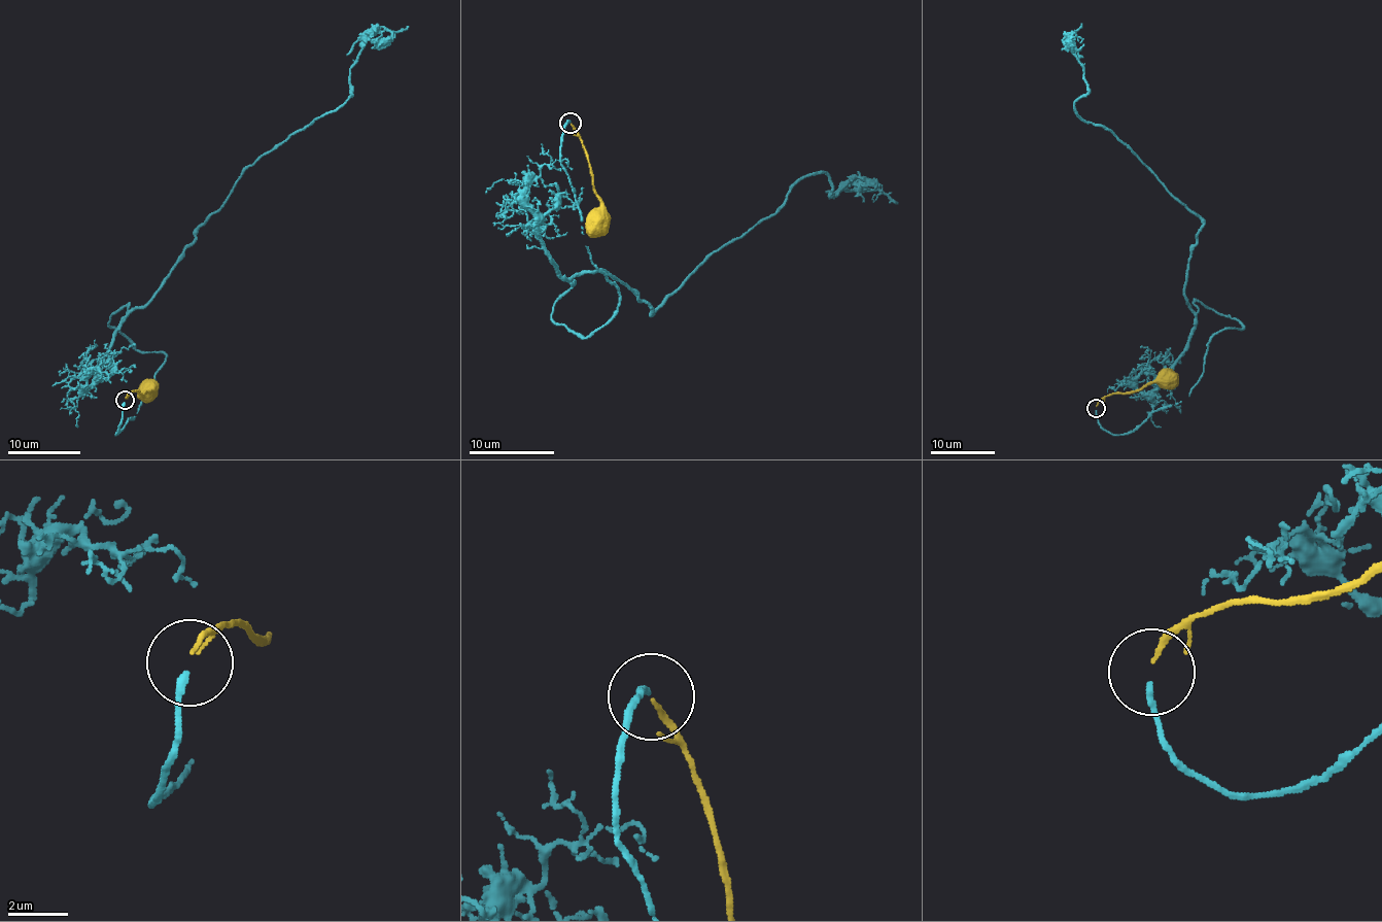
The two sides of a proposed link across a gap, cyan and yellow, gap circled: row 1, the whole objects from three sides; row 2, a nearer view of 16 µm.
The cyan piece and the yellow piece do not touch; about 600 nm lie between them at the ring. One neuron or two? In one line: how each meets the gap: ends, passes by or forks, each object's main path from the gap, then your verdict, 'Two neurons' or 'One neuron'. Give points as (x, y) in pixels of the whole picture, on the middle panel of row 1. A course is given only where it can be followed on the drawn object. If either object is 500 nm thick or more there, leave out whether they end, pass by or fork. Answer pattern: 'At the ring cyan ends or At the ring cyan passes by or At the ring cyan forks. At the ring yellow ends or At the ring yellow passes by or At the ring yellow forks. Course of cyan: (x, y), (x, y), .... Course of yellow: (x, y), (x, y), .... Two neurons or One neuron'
At the ring cyan ends. At the ring yellow ends. Course of cyan: (571, 123), (560, 162), (618, 289), (582, 338), (552, 318), (578, 274), (651, 311), (804, 176), (897, 203). Course of yellow: (571, 124), (581, 139), (601, 220). One neuron

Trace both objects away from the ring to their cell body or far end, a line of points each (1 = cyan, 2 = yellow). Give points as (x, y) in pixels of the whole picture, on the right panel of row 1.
1: (1097, 410), (1132, 433), (1244, 326), (1189, 306), (1201, 222), (1079, 116), (1081, 24)
2: (1097, 406), (1106, 397), (1138, 391), (1166, 377)

